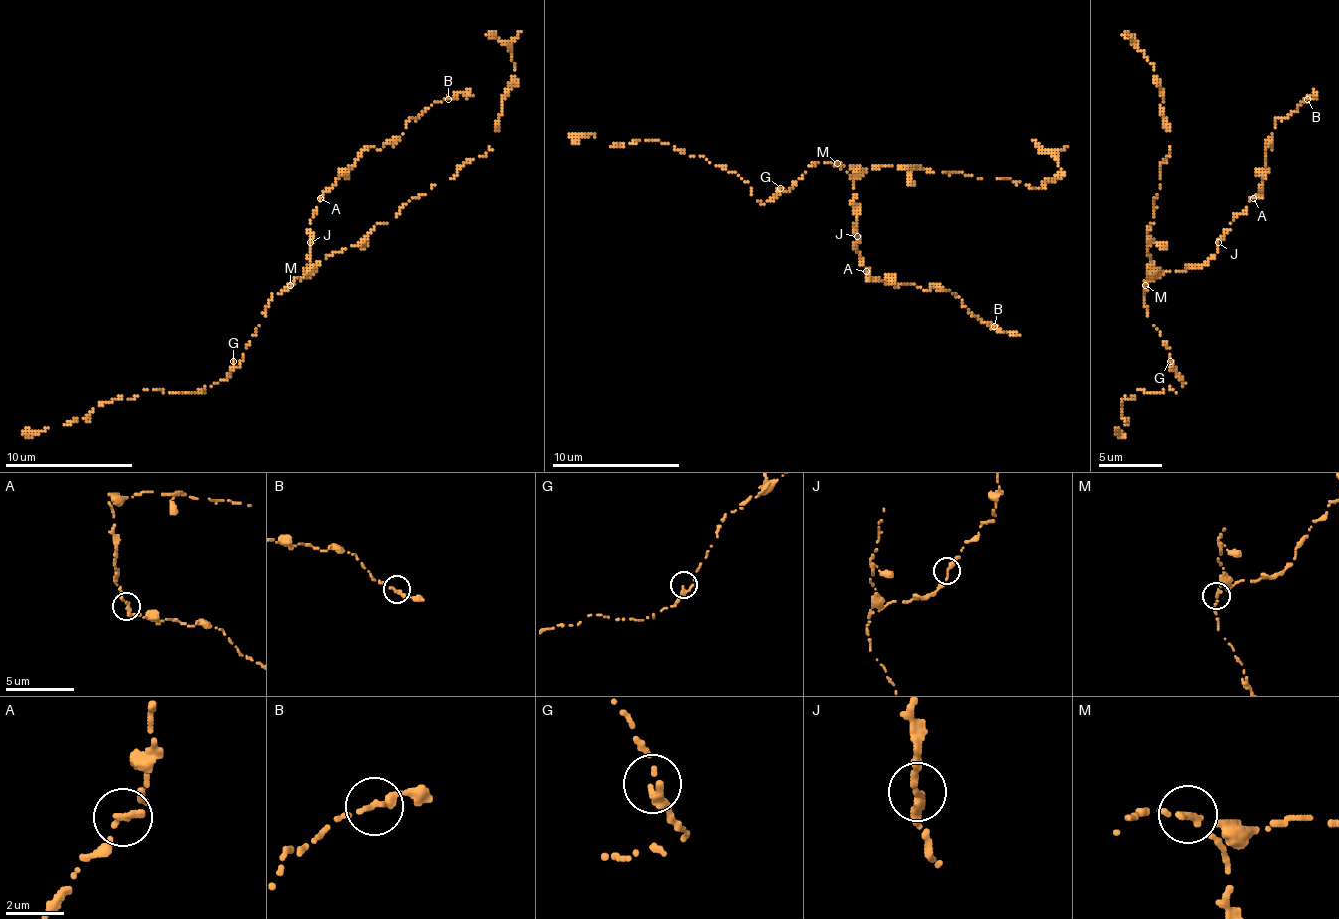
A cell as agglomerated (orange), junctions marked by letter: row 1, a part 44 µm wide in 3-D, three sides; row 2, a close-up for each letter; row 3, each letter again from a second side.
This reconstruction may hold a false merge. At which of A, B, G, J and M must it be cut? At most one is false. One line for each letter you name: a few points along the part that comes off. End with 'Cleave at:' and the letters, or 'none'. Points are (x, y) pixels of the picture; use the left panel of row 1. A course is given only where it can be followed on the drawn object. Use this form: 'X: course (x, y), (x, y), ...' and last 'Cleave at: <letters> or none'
M: course (291, 284), (329, 255), (358, 246), (412, 198), (489, 150), (515, 67), (511, 51), (486, 35)
Cleave at: M

